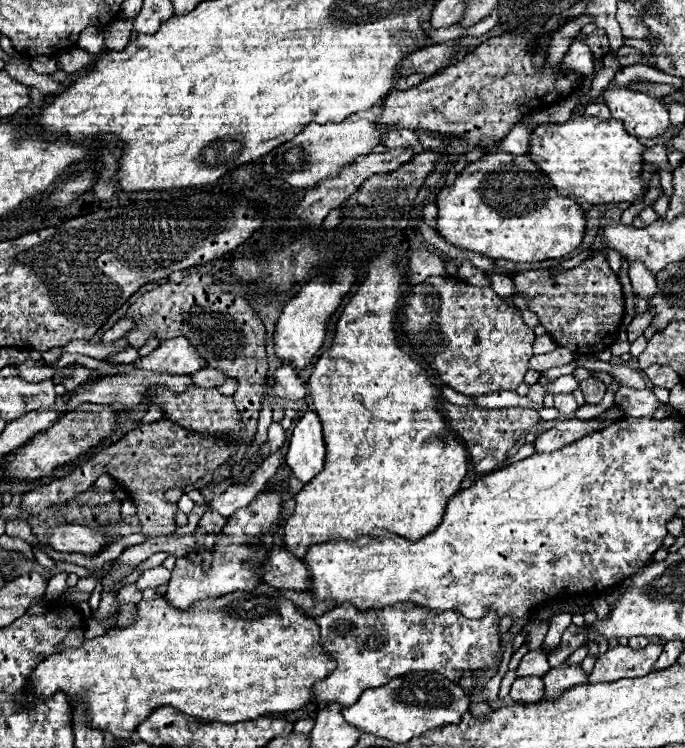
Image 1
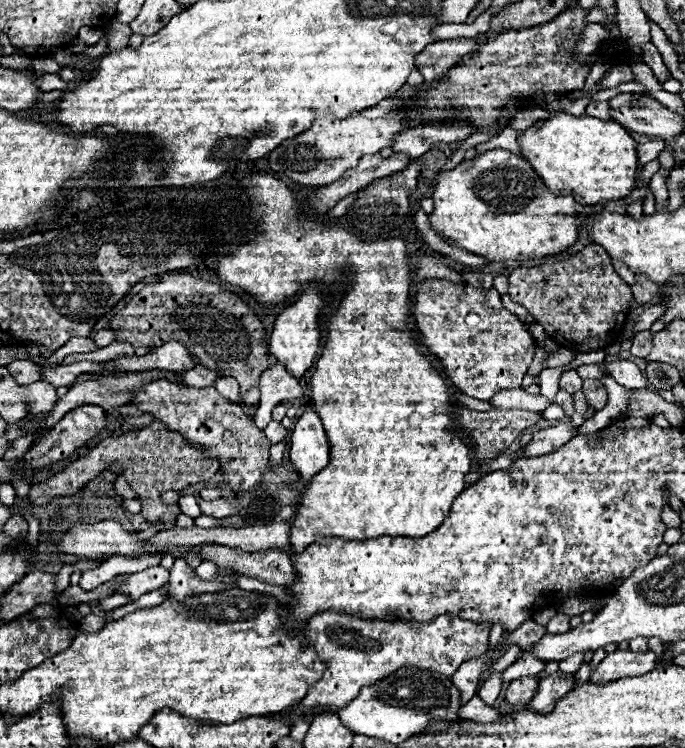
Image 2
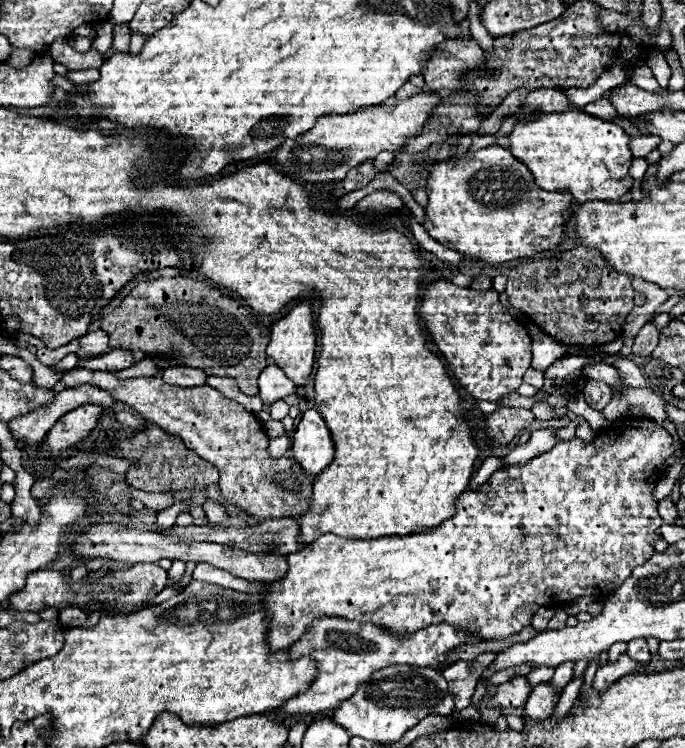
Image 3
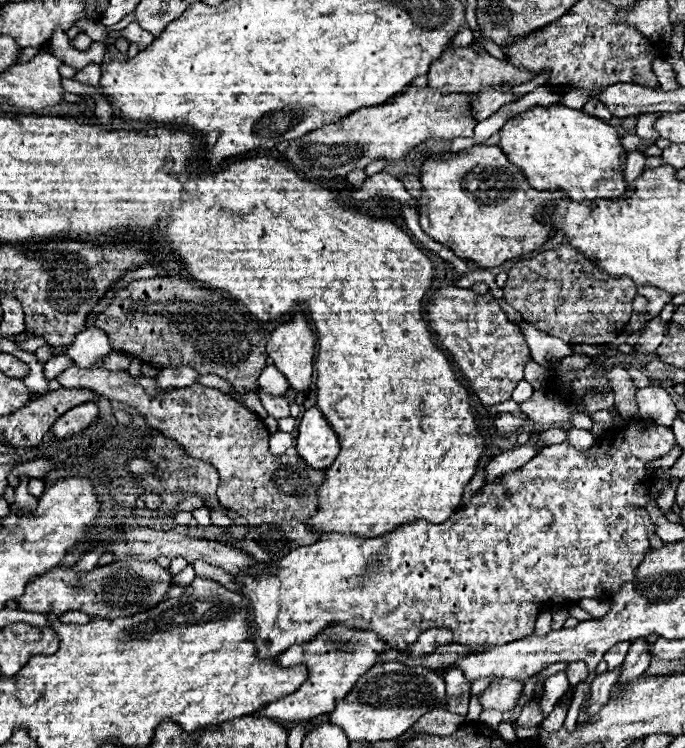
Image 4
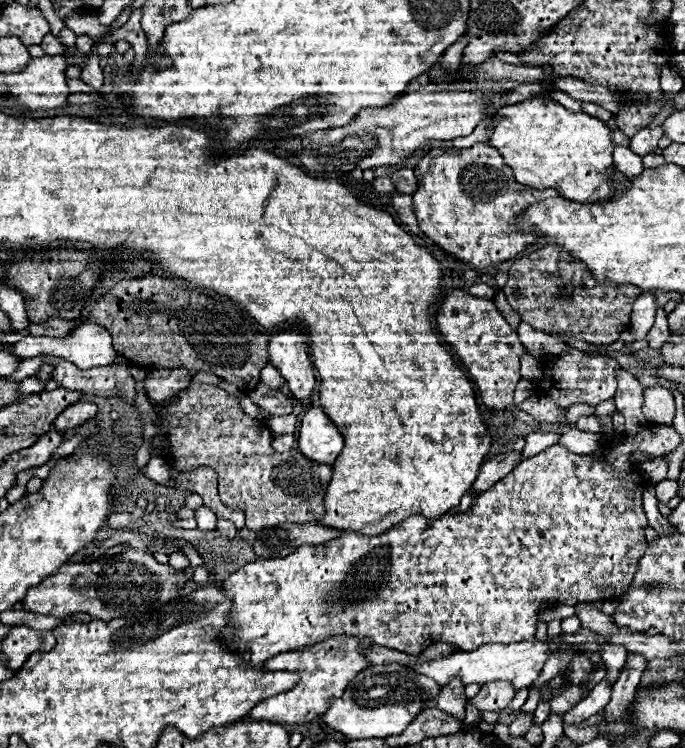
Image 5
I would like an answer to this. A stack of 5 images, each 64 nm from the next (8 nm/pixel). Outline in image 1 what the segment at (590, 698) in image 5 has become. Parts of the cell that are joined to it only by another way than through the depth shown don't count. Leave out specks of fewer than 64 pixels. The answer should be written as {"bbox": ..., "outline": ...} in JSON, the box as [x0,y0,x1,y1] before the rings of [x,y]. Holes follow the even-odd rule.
{"bbox":[588,642,664,682],"outline":[[[652,642],[642,650],[632,650],[630,646],[608,648],[606,654],[598,656],[588,682],[616,682],[622,678],[638,678],[652,670],[654,662],[664,650],[664,642]]]}

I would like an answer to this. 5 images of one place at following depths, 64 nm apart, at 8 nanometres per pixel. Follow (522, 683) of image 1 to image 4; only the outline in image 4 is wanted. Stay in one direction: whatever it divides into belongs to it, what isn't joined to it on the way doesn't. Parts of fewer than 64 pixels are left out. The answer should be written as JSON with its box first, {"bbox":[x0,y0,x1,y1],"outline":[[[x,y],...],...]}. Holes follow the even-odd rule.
{"bbox":[480,680,524,712],"outline":[[[518,680],[494,682],[480,694],[480,704],[484,708],[494,708],[494,710],[506,712],[506,710],[516,708],[522,690],[524,690],[524,684],[520,684]]]}

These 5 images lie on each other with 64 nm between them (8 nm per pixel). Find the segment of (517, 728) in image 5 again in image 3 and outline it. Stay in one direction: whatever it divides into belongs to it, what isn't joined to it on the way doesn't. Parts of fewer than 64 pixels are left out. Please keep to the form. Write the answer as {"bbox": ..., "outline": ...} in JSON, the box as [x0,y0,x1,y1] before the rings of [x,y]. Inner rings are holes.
{"bbox":[524,682,560,720],"outline":[[[542,682],[538,684],[532,694],[528,696],[528,702],[524,706],[524,718],[530,720],[546,720],[550,718],[560,700],[560,690],[556,690],[550,682]]]}

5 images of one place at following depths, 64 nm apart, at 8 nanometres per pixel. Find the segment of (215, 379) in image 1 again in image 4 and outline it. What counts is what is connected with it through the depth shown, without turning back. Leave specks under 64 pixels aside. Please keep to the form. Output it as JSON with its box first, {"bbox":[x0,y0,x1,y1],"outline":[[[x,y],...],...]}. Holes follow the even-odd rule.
{"bbox":[156,368,198,388],"outline":[[[162,368],[156,376],[158,386],[168,388],[188,388],[198,382],[198,372],[194,368]]]}

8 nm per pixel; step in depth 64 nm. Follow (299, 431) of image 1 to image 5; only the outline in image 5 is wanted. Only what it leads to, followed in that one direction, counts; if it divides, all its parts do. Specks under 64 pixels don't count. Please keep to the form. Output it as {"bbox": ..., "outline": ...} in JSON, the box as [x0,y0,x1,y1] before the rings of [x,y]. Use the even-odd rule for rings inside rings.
{"bbox":[300,408,344,464],"outline":[[[310,408],[300,422],[300,452],[318,464],[334,464],[342,446],[344,438],[340,436],[340,430],[322,412],[322,408]]]}

